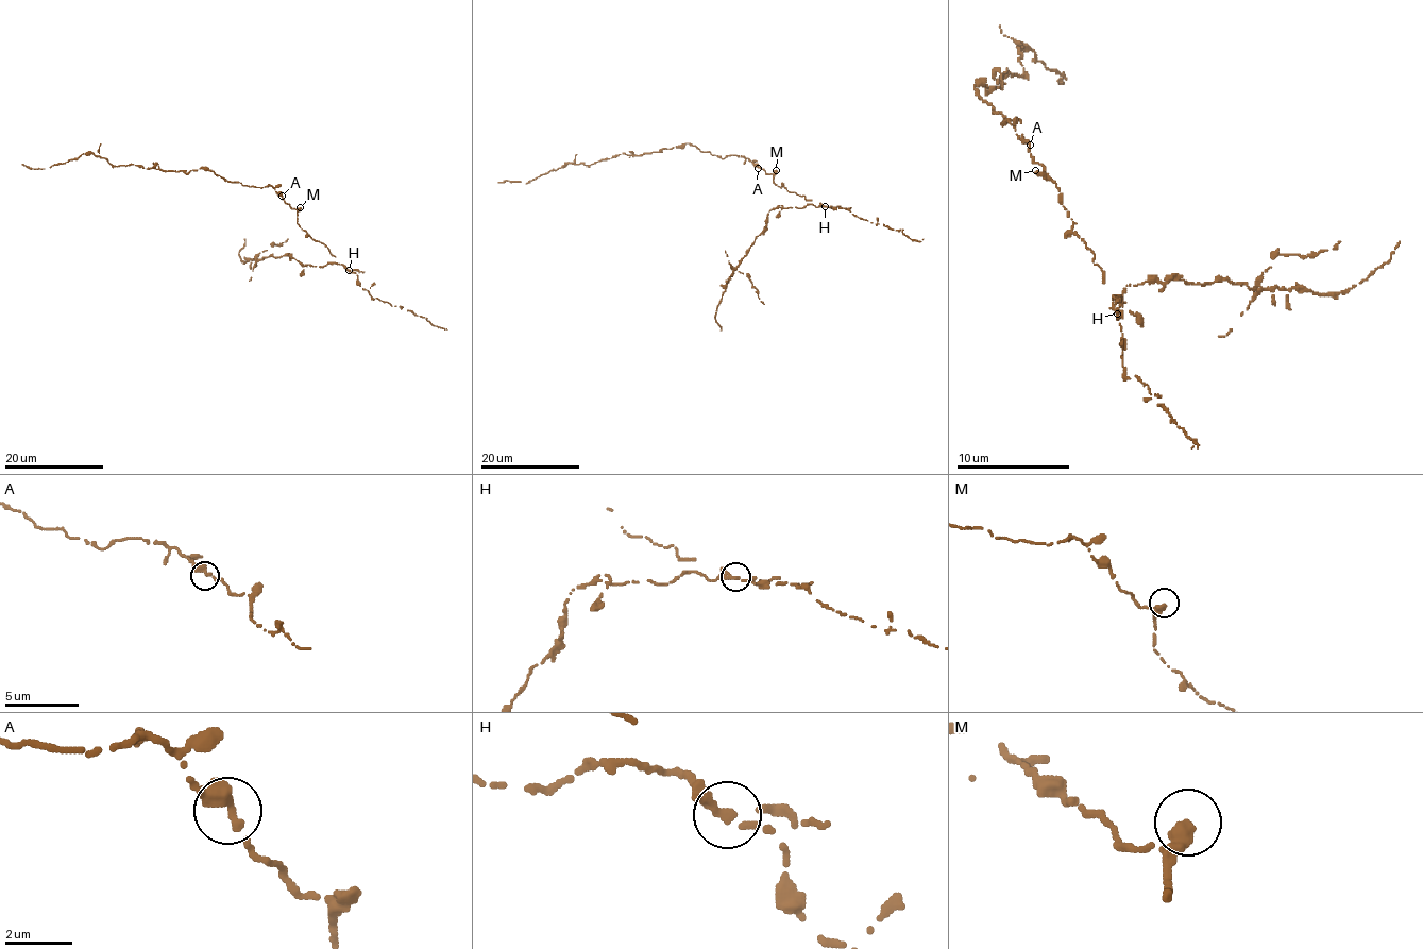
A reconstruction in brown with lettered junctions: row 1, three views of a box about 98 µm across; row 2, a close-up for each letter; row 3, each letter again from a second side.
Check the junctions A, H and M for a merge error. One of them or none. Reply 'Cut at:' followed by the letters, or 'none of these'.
Cut at: H

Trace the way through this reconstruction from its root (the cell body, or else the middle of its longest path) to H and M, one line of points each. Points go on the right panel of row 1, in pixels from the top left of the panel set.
H: (1025, 141), (1120, 300), (1117, 315)
M: (1025, 141), (1030, 145), (1033, 162), (1044, 167), (1044, 173), (1035, 170)

